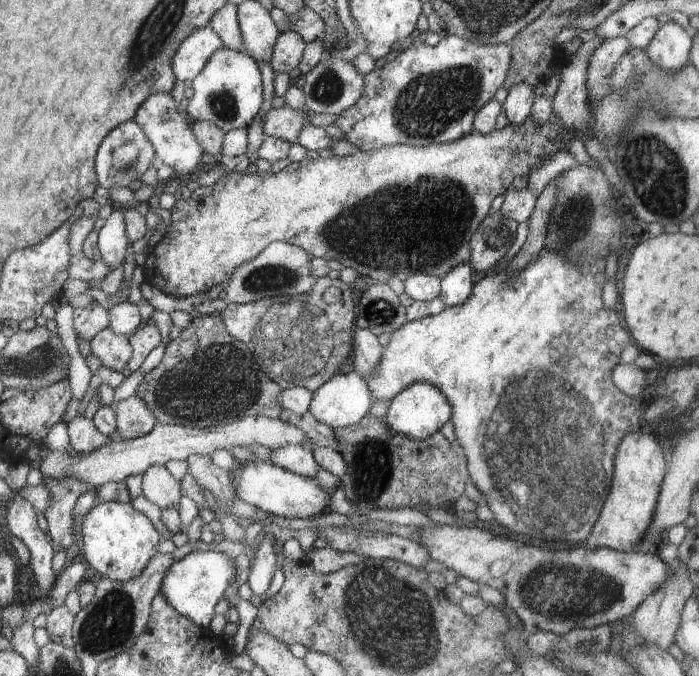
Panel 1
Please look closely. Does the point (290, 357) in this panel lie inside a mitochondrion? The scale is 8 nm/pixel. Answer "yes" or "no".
yes

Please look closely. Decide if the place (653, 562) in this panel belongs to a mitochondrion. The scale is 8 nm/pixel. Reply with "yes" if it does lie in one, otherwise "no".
no

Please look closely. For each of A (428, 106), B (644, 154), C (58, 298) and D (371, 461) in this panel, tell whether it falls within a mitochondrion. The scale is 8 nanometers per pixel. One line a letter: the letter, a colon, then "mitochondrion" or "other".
A: mitochondrion
B: mitochondrion
C: other
D: mitochondrion

